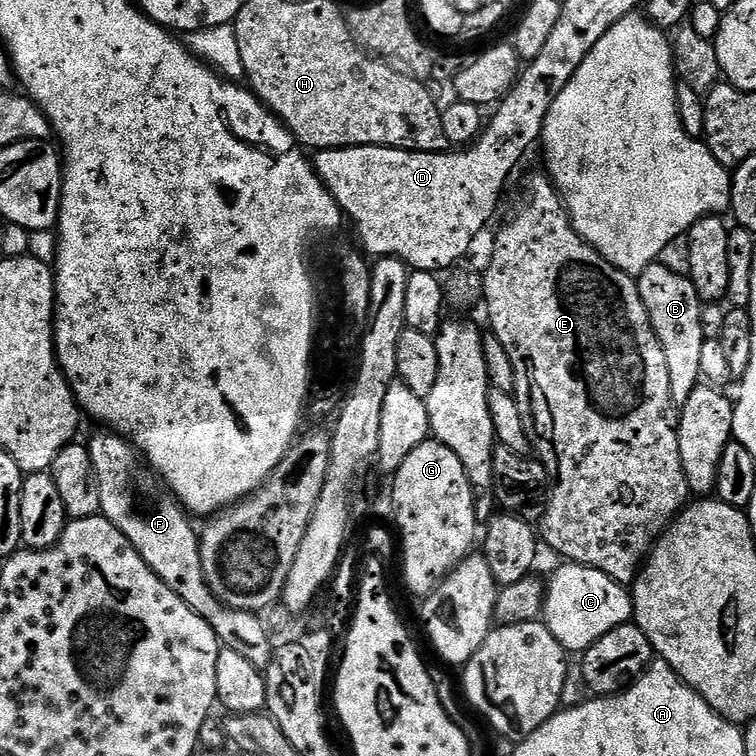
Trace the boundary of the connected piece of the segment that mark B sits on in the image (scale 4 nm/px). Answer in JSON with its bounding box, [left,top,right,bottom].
[638,263,706,406]

